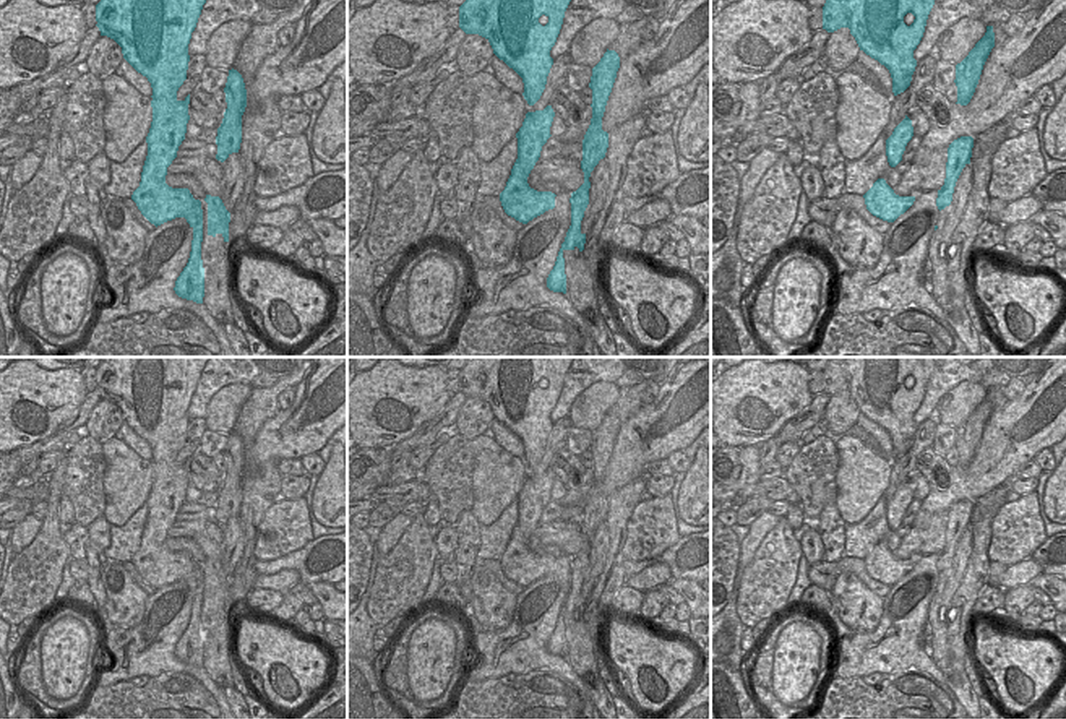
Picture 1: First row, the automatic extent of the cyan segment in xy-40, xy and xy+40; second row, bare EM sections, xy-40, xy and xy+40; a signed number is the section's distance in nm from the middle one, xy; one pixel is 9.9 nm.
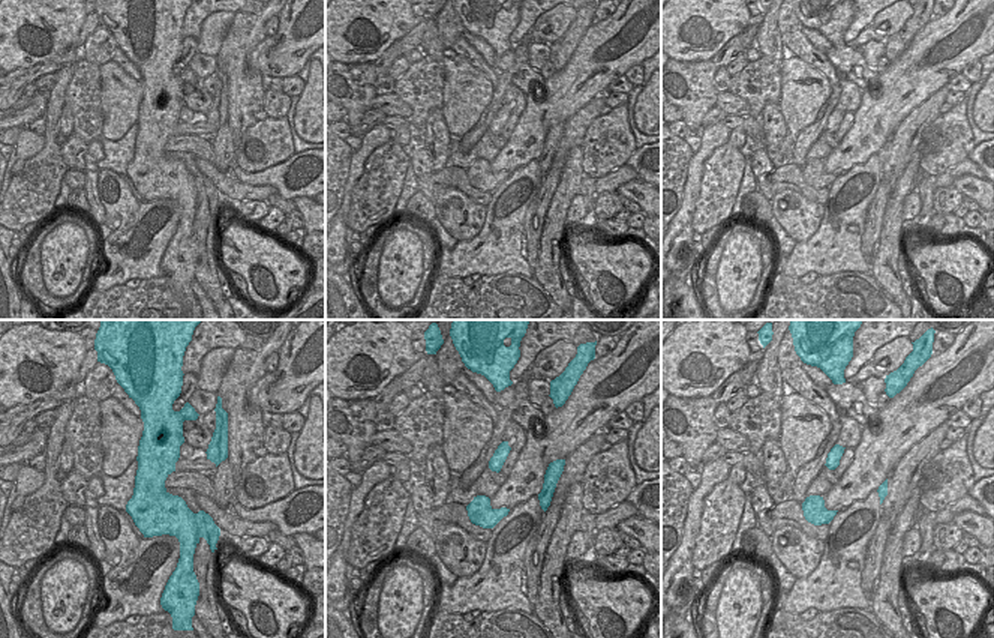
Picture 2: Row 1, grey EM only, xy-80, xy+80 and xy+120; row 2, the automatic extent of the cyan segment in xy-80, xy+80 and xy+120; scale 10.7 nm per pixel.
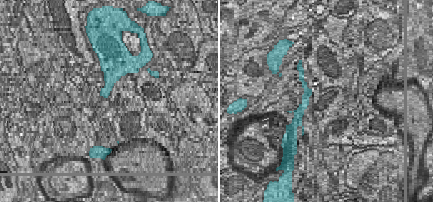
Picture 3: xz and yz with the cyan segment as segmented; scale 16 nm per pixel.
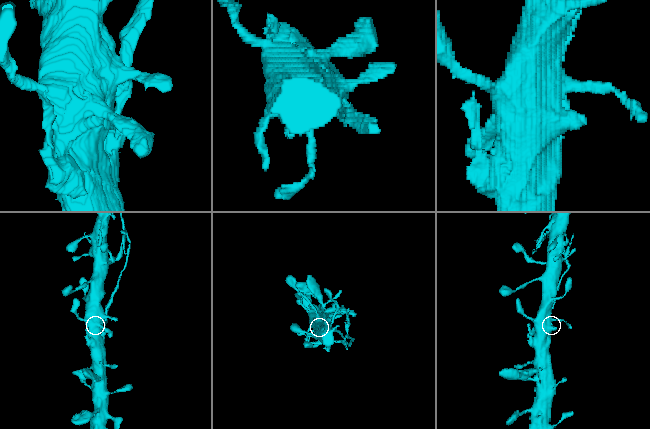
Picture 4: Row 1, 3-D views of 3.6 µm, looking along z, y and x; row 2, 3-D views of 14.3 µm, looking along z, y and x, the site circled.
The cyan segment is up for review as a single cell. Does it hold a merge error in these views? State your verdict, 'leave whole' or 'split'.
split

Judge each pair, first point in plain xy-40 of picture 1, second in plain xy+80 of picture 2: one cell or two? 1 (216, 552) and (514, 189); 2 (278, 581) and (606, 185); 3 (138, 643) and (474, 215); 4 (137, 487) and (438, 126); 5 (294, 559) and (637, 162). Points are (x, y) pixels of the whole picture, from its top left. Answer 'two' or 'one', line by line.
1: two
2: one
3: two
4: two
5: one

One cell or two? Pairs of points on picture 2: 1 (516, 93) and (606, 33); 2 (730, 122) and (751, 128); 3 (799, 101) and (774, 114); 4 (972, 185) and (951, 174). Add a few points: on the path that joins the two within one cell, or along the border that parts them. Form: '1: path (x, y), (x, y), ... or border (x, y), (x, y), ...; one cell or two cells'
1: border (525, 95), (525, 108), (519, 116); two cells
2: path (735, 122), (747, 123); one cell
3: border (778, 105), (787, 129); two cells
4: border (978, 177), (961, 174), (951, 185); two cells

